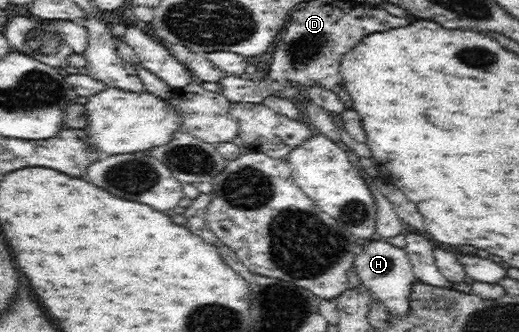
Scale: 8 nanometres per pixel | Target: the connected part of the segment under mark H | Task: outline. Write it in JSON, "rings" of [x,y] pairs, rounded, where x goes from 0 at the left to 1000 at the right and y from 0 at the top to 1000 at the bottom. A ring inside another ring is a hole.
{"rings":[[[738,720],[711,729],[688,753],[680,798],[680,813],[696,840],[696,855],[719,880],[721,898],[730,901],[736,922],[742,922],[751,946],[759,952],[784,952],[788,946],[788,934],[792,934],[790,886],[800,834],[796,810],[792,810],[792,786],[788,786],[784,759],[776,747],[765,747]]]}

